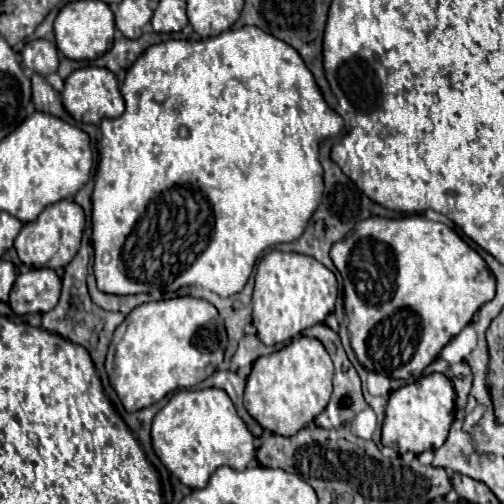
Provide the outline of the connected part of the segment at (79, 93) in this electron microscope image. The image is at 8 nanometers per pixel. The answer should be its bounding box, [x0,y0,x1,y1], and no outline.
[62,66,124,124]

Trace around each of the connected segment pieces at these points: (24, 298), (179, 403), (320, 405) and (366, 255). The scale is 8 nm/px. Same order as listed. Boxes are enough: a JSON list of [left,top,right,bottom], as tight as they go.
[[10,268,60,314],[152,388,256,488],[244,336,332,436],[330,216,494,378]]

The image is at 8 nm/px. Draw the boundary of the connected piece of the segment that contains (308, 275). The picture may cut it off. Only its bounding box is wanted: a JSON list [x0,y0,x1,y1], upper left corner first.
[252,250,338,346]

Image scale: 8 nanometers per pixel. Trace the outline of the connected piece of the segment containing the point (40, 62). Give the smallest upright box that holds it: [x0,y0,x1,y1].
[22,38,58,76]

